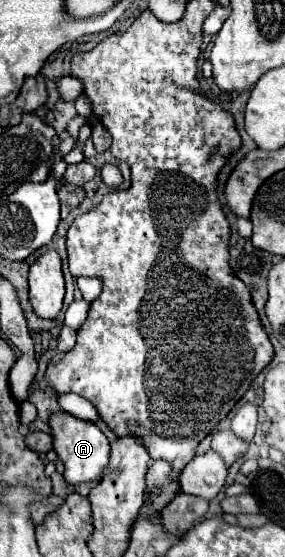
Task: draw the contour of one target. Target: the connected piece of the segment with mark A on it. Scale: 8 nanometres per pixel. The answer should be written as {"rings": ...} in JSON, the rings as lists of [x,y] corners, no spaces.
{"rings":[[[60,413],[60,415],[50,417],[50,427],[52,427],[52,437],[54,437],[54,451],[58,453],[58,459],[66,467],[64,479],[70,485],[94,483],[106,477],[108,465],[110,465],[110,443],[106,435],[94,423],[82,421],[68,413]]]}

